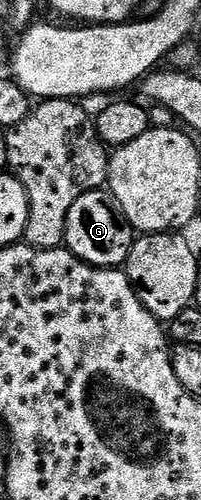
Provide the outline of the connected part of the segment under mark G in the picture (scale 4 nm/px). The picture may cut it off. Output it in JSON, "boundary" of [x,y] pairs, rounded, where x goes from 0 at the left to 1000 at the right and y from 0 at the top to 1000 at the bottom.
{"boundary":[[[537,378],[413,384],[413,392],[353,408],[353,424],[333,424],[323,492],[393,520],[458,532],[617,534],[667,482],[662,452],[632,432],[612,432],[572,392]]]}

